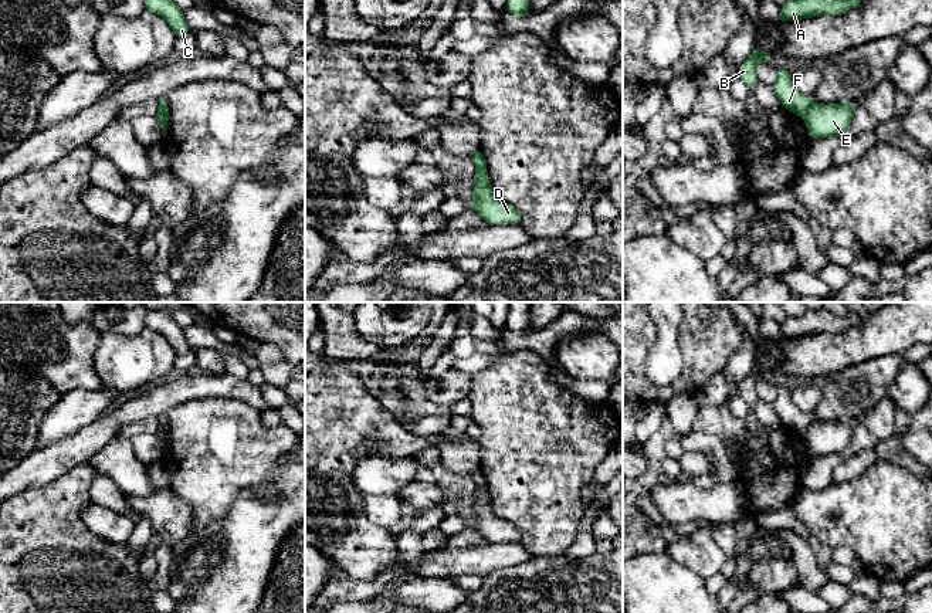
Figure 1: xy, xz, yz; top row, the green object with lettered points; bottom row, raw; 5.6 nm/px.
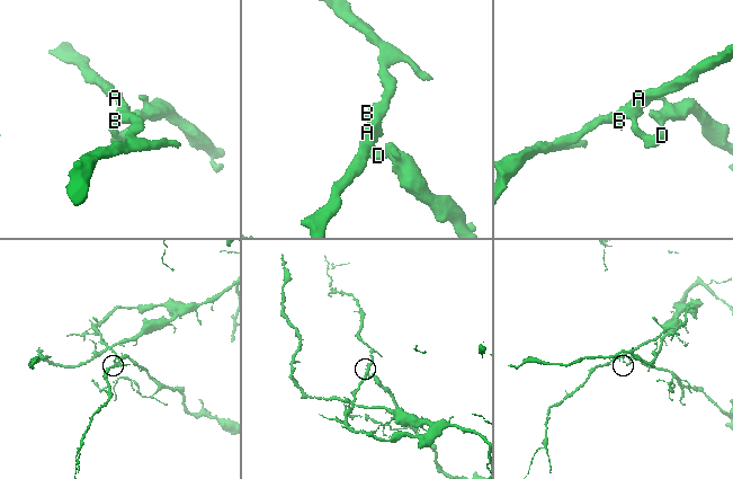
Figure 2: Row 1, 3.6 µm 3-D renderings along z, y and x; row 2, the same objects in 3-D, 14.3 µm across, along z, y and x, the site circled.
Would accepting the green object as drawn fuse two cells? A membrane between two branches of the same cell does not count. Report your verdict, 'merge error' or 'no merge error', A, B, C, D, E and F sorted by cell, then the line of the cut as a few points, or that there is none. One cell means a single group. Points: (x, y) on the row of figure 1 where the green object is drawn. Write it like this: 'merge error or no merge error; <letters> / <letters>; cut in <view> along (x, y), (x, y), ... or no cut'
merge error; A B C F / D E; cut in yz along (813, 104), (807, 108), (803, 118)

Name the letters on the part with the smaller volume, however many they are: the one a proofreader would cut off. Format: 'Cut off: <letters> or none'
Cut off: D, E

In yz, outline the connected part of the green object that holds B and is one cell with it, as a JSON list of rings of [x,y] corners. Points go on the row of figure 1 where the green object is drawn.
[[[755,45],[750,57],[738,68],[739,78],[748,85],[750,91],[753,91],[753,87],[758,82],[756,65],[762,61],[770,62],[773,60],[775,58],[772,54],[762,51]]]

